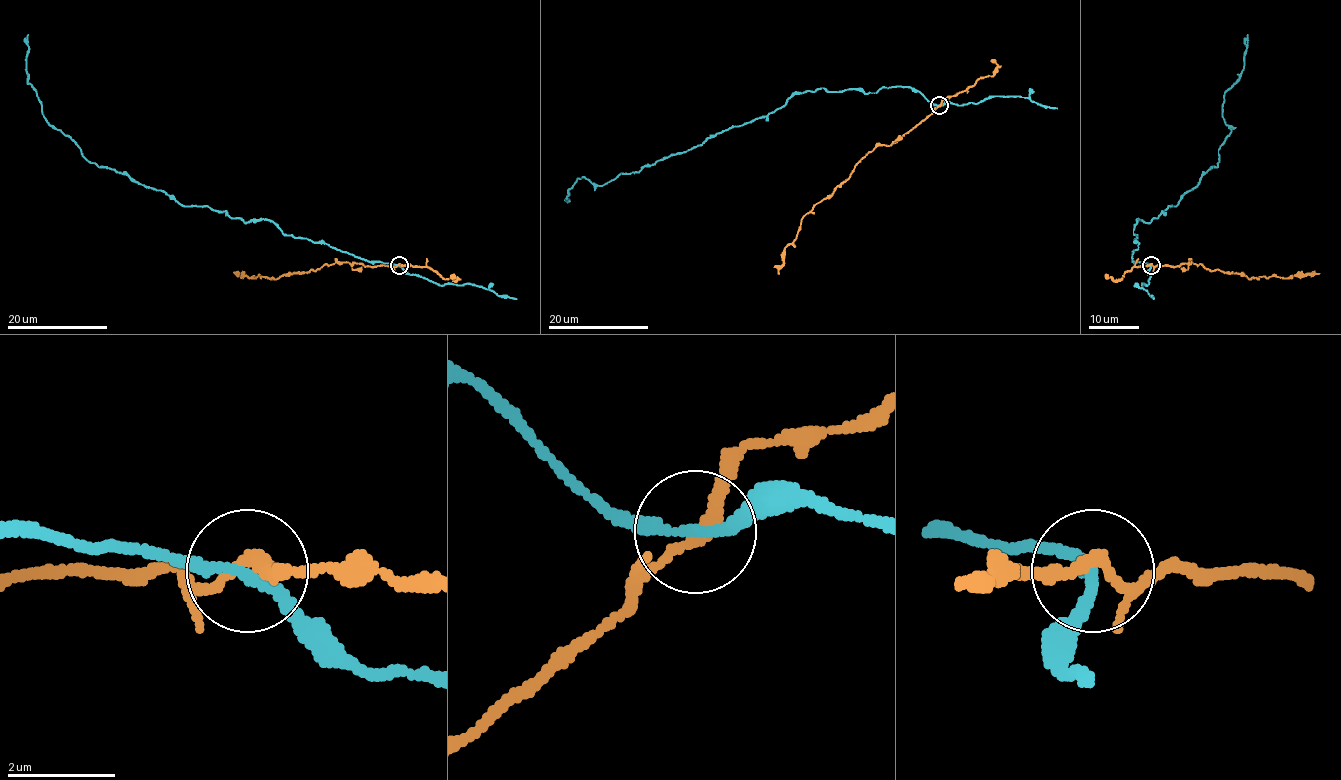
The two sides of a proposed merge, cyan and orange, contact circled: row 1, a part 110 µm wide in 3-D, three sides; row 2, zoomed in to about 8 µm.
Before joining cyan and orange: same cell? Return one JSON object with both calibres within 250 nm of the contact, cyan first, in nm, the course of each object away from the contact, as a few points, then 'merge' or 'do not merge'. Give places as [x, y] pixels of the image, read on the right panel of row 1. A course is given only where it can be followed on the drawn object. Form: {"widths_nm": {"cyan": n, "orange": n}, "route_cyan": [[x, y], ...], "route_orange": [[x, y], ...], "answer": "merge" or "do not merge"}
{"widths_nm": {"cyan": 200, "orange": 240}, "route_cyan": [[1150, 265], [1131, 259], [1136, 221], [1174, 206], [1218, 163], [1231, 132], [1223, 95], [1242, 70], [1247, 34]], "route_orange": [[1150, 265], [1179, 267], [1192, 262], [1209, 269], [1243, 274], [1250, 279], [1311, 275], [1313, 272]], "answer": "do not merge"}

